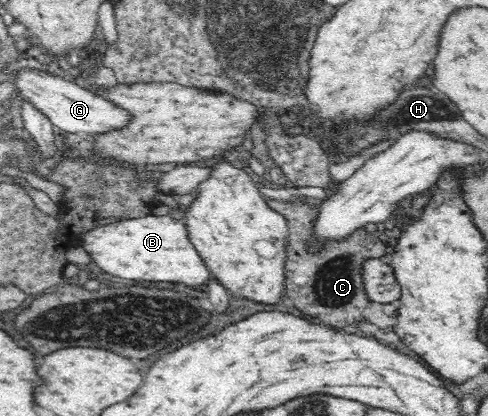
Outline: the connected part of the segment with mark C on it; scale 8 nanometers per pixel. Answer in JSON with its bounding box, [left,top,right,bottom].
[267,197,386,328]

